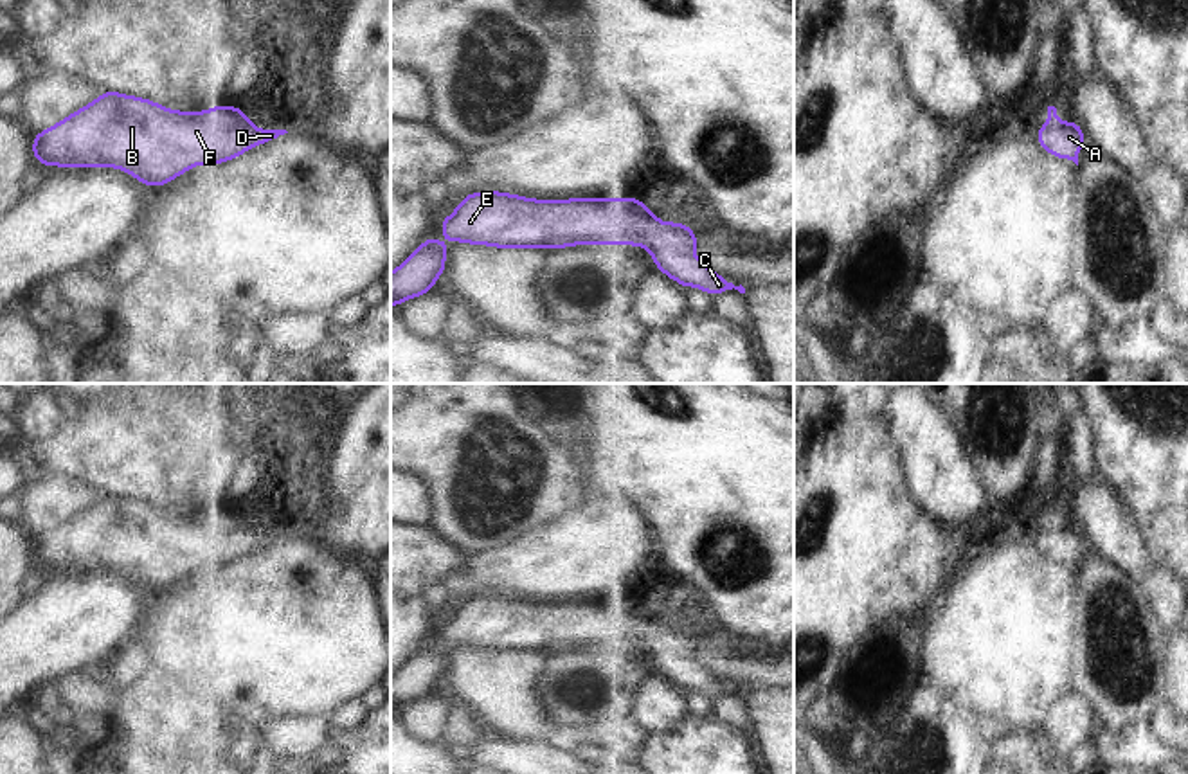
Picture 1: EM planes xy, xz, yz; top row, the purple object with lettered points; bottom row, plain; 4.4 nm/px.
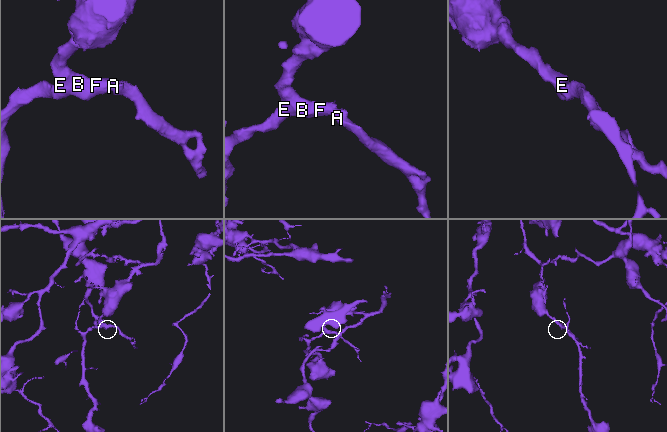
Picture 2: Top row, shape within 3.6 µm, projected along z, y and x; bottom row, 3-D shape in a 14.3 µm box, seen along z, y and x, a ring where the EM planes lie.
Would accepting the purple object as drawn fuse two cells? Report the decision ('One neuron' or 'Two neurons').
One neuron.

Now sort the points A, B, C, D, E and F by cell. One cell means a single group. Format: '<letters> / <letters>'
A B C D E F

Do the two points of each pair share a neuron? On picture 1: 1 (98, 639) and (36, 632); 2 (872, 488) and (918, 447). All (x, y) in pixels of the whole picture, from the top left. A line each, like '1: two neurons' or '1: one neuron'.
1: one neuron
2: two neurons

